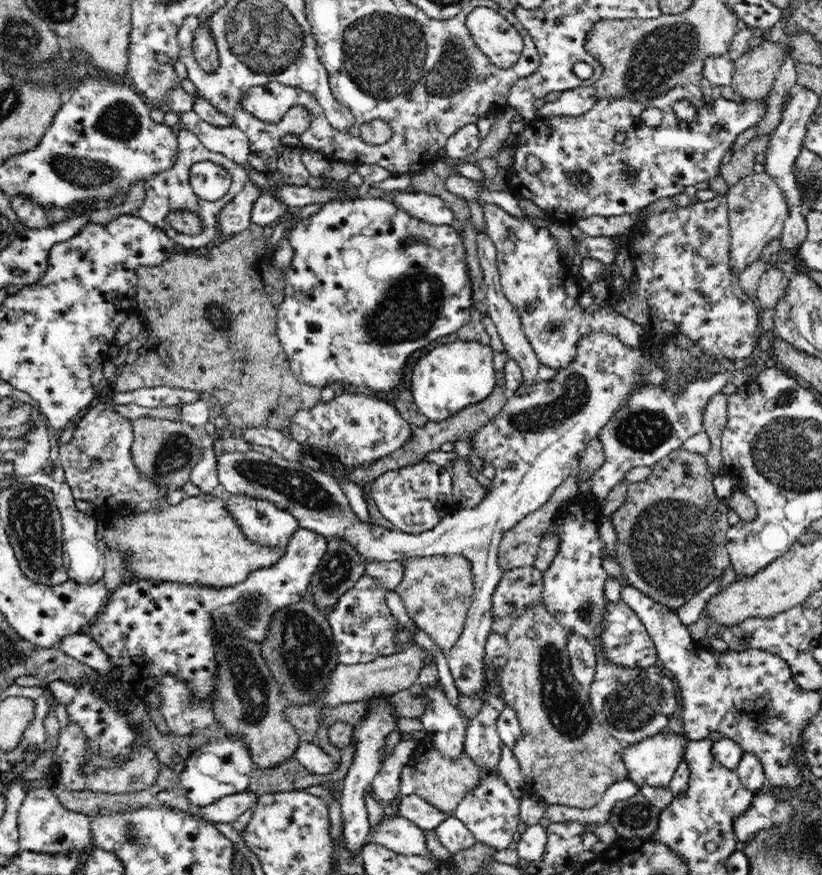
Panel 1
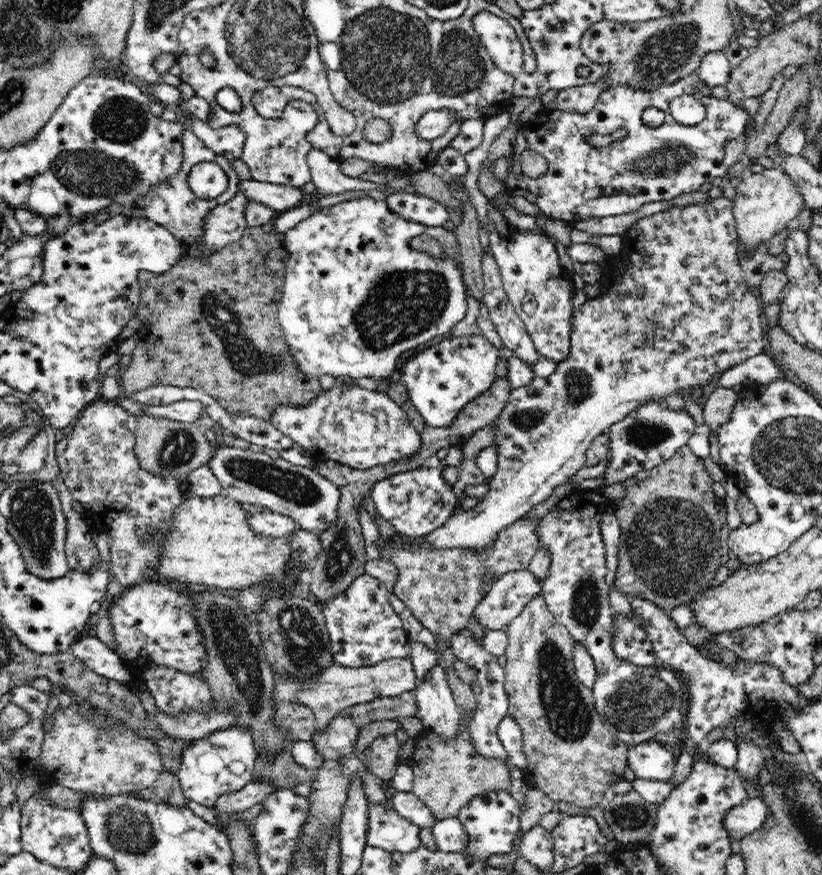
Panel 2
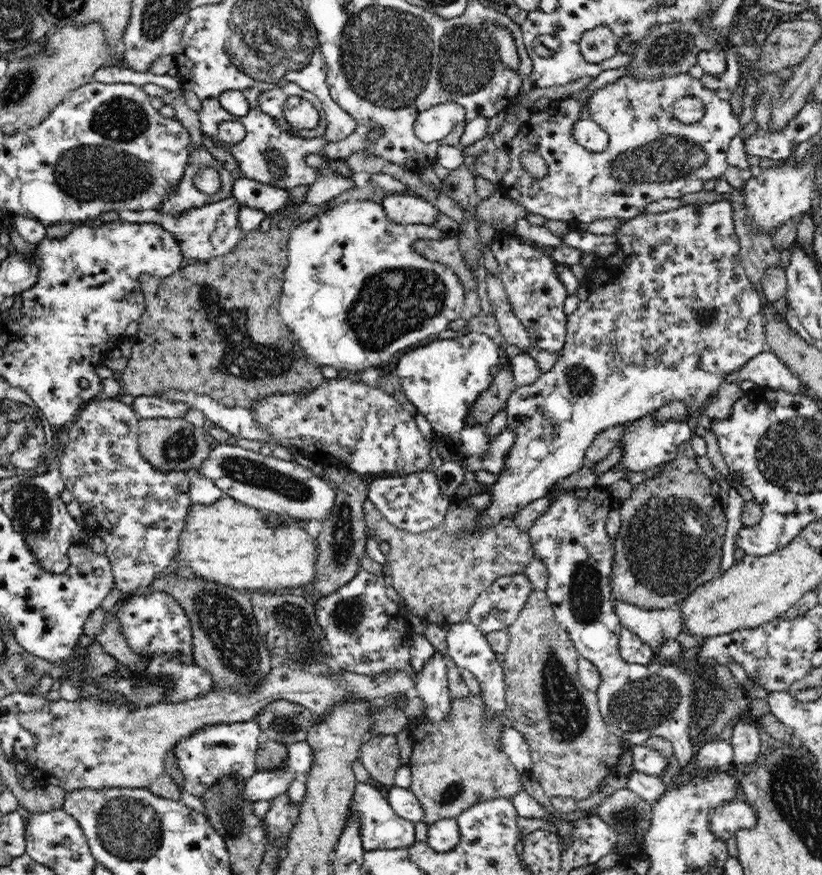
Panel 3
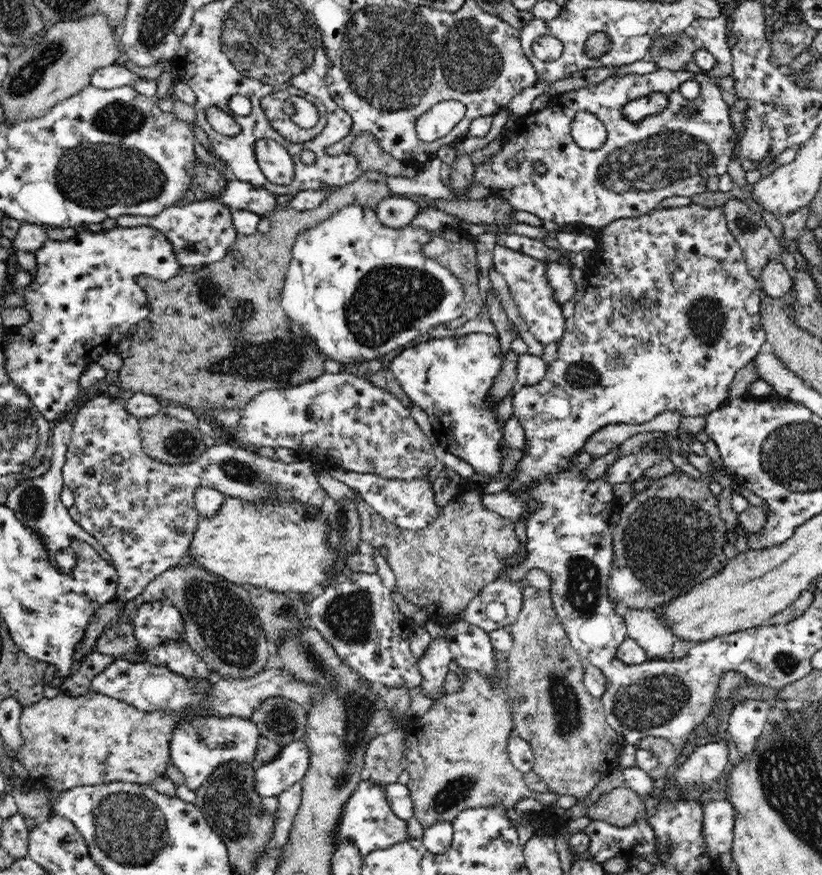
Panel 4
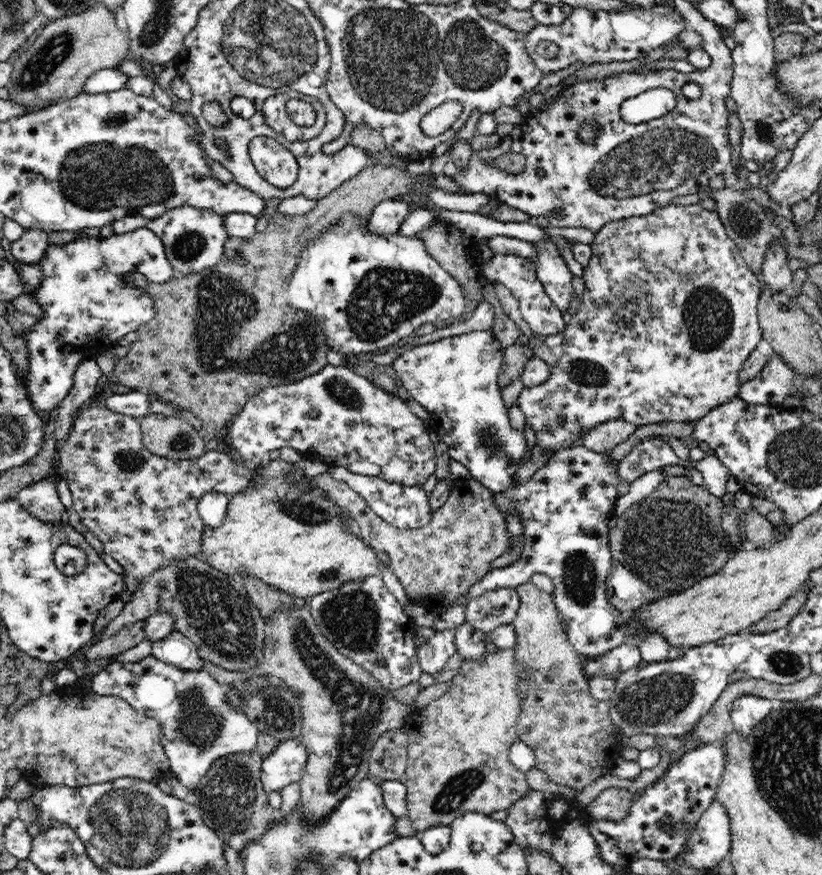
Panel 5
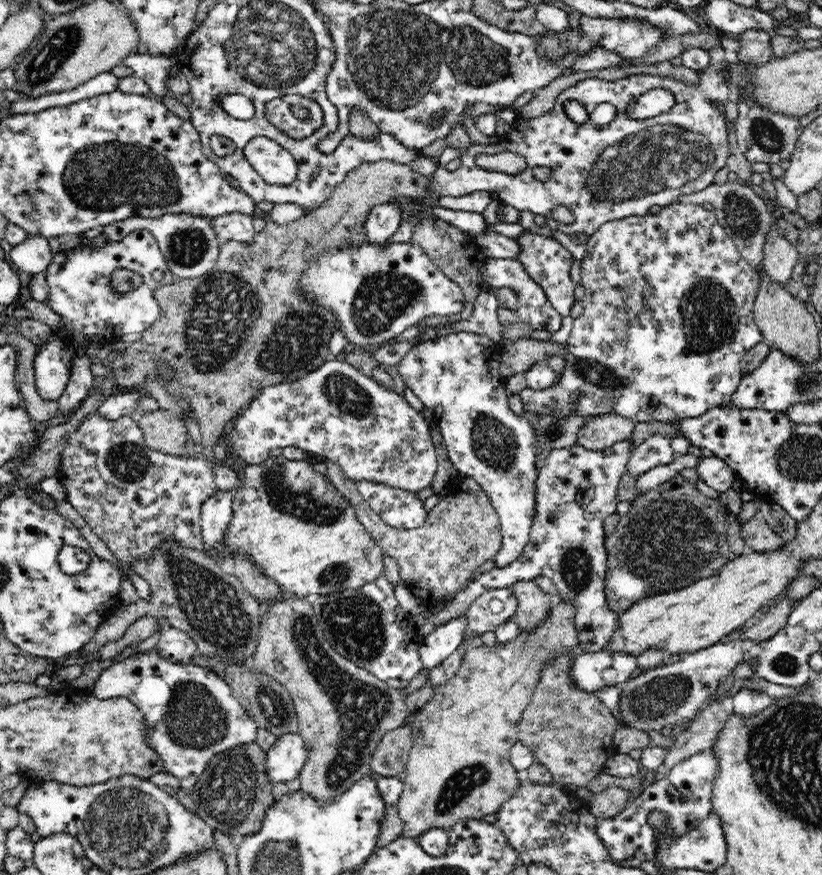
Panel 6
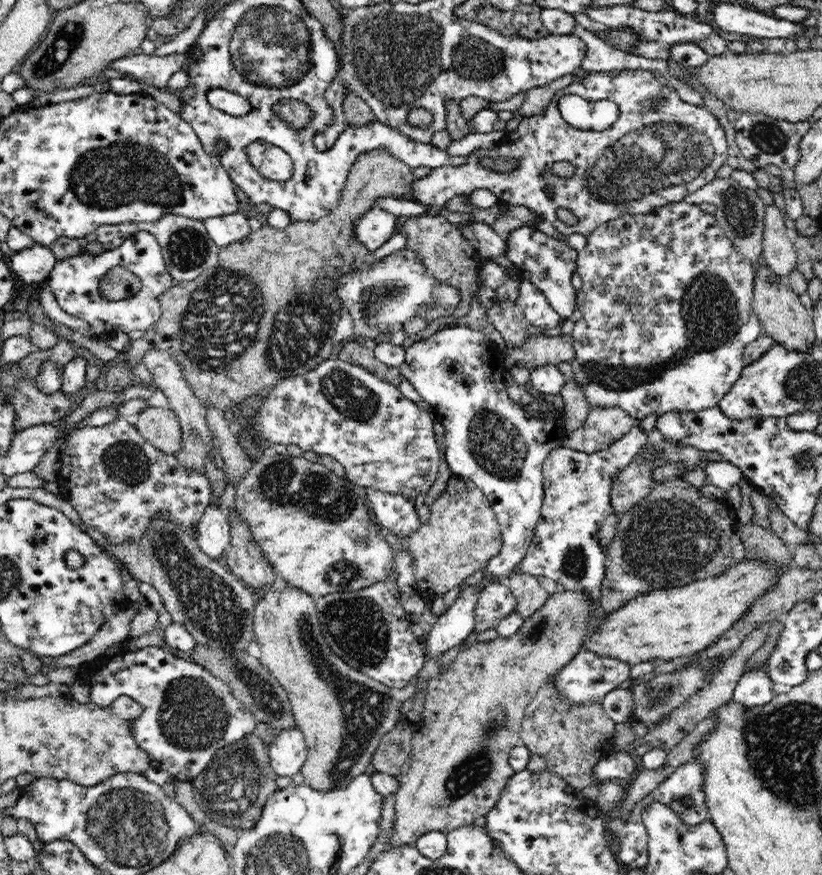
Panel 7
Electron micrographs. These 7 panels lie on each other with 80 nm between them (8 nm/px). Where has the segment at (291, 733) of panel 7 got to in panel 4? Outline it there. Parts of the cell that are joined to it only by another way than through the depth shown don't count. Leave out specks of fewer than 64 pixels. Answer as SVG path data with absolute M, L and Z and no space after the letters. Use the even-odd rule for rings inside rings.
M302 740L283 745L276 758L256 766L256 793L260 797L278 797L286 788L301 781L309 765L309 756Z

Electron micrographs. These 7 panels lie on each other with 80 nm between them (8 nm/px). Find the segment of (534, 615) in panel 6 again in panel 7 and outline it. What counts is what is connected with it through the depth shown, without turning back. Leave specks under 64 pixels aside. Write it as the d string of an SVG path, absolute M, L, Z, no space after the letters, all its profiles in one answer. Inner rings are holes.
M512 570L507 585L516 597L516 611L522 615L524 621L535 613L535 610L538 610L550 595L542 588L538 577L528 573Z

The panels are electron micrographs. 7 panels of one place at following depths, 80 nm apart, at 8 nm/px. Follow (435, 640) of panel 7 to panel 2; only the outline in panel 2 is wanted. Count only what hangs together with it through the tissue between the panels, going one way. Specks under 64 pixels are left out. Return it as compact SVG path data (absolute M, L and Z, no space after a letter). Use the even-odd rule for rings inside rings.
M439 663L428 671L414 692L417 700L415 716L425 730L451 739L459 729L461 713L449 688L447 674Z

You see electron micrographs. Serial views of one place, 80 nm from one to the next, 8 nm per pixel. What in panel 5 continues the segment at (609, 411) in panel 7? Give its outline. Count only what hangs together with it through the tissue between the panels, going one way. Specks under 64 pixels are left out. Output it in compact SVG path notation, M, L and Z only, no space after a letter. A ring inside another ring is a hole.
M609 420L582 434L580 444L596 455L608 455L636 432L637 426L624 420Z

